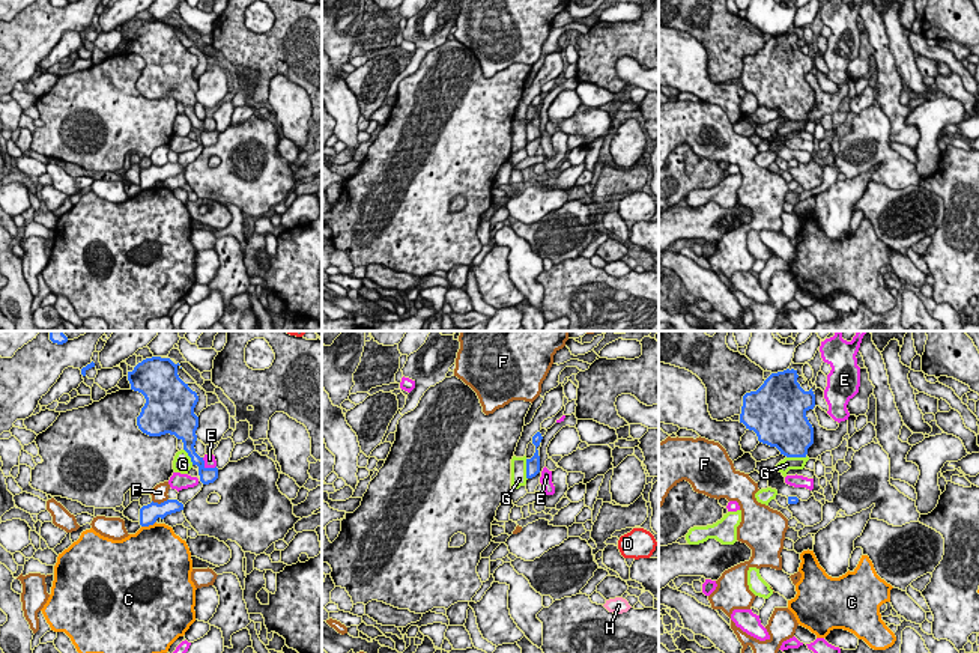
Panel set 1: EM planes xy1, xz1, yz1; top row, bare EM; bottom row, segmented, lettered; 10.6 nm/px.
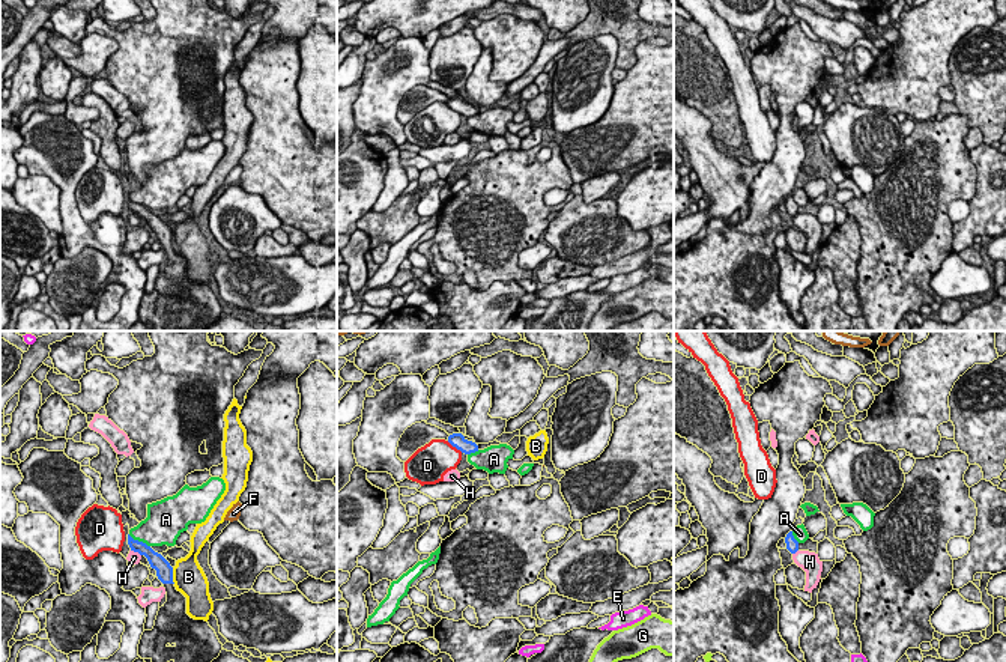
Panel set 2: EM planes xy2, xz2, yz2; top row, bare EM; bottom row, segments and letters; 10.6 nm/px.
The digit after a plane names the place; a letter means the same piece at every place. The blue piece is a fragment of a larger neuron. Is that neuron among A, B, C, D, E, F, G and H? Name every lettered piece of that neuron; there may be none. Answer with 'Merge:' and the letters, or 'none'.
Merge: none

